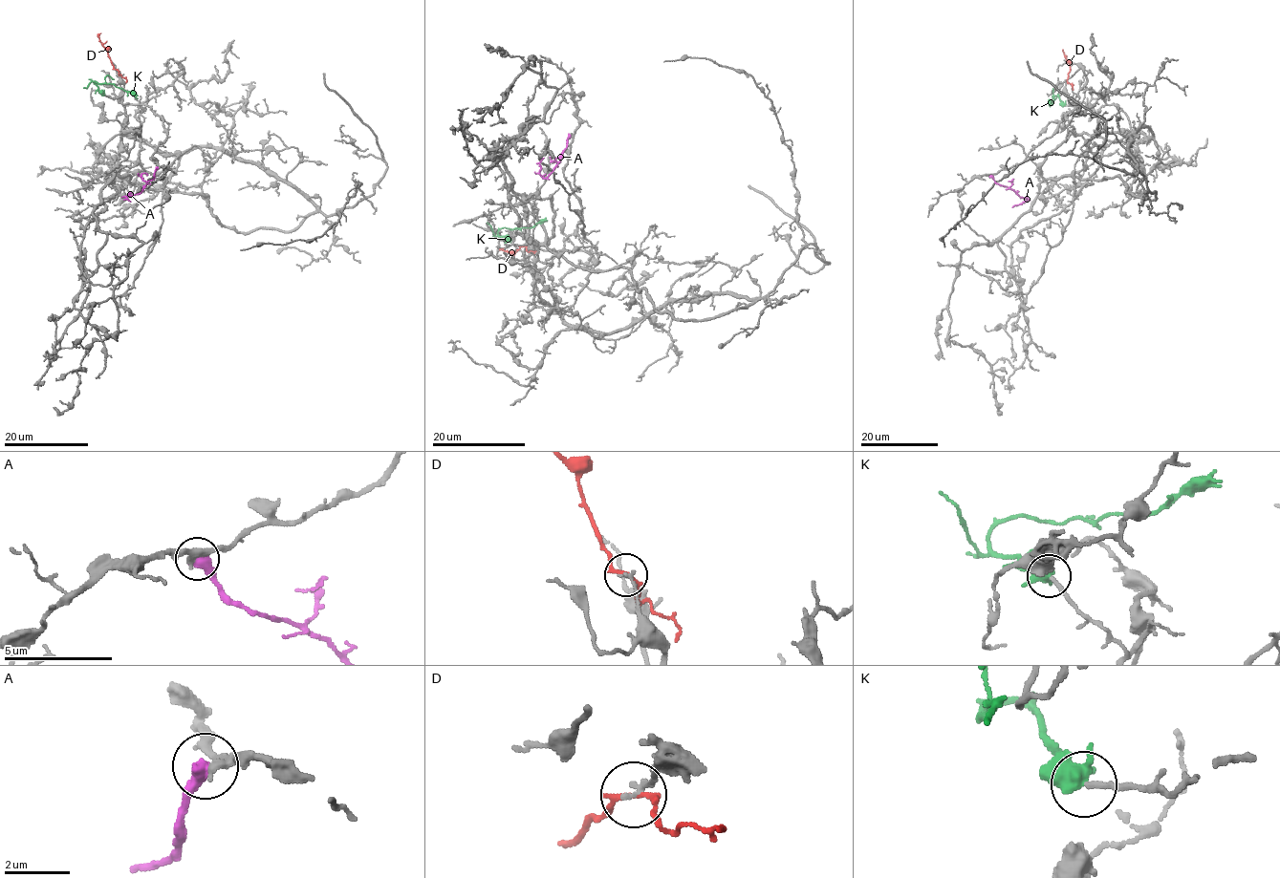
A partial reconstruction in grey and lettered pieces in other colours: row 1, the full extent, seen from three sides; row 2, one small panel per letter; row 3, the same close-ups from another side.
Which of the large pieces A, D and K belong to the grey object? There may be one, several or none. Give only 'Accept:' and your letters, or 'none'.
Accept: K

